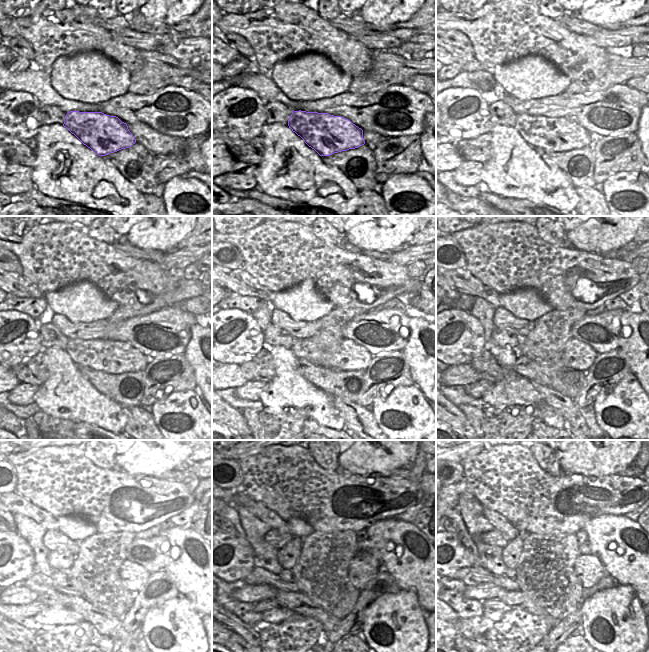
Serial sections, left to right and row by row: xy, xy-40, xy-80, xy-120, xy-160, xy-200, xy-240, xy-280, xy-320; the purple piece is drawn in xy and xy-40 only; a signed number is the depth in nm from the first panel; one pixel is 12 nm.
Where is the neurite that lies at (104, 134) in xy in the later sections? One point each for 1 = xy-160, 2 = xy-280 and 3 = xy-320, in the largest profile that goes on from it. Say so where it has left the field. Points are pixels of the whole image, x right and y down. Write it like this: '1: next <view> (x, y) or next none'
1: next xy-160 (339, 357)
2: next xy-280 (361, 572)
3: next xy-320 (589, 569)

